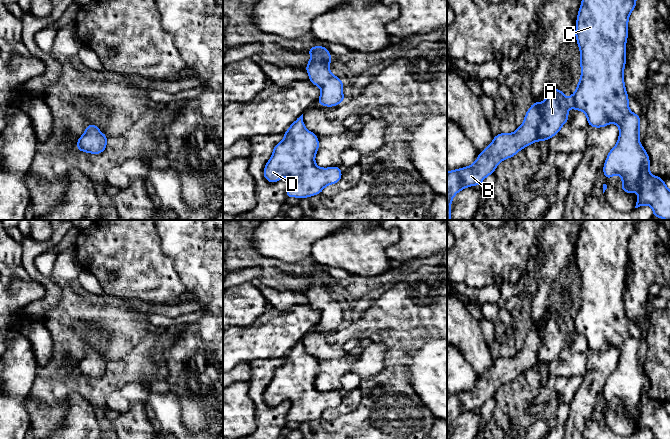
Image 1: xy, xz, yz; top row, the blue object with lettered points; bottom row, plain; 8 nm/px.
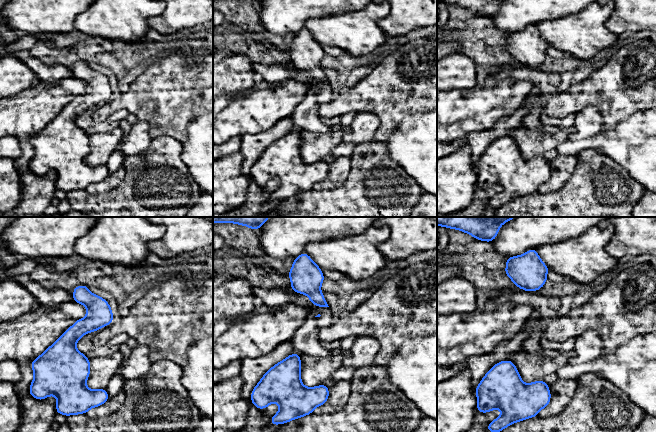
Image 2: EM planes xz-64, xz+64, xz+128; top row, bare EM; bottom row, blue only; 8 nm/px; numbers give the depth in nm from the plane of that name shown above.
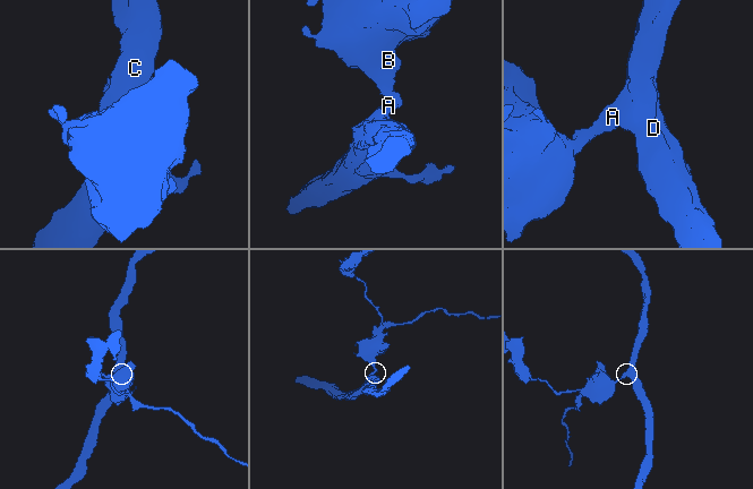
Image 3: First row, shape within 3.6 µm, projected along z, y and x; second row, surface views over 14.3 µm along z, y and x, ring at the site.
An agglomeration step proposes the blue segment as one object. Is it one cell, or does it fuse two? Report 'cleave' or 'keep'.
keep

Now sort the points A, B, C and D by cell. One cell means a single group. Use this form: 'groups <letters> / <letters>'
groups A B C D

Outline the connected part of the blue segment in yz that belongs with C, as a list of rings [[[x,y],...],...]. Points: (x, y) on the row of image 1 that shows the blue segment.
[[[582,0],[577,14],[575,37],[580,49],[581,77],[579,78],[576,91],[570,94],[568,100],[562,89],[551,89],[545,100],[540,103],[534,101],[528,108],[523,123],[514,133],[499,133],[493,137],[493,141],[478,154],[476,161],[467,167],[447,172],[447,220],[451,219],[451,202],[454,196],[461,190],[470,186],[479,186],[483,180],[495,173],[497,165],[505,159],[512,158],[520,150],[537,141],[546,141],[556,136],[563,125],[569,120],[570,108],[583,111],[586,114],[589,127],[602,128],[610,123],[619,127],[619,138],[616,145],[609,151],[603,165],[603,175],[610,180],[614,174],[618,174],[623,182],[621,190],[633,194],[638,191],[635,208],[649,205],[653,210],[653,217],[670,220],[670,190],[664,179],[654,176],[649,172],[650,158],[644,146],[640,145],[640,116],[629,109],[629,95],[624,82],[624,68],[626,65],[626,42],[628,39],[628,21],[631,12],[636,7],[637,0]]]

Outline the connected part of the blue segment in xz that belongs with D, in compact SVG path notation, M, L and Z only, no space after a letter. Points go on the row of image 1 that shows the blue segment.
M302 114L284 132L284 139L273 147L263 176L269 183L289 177L291 184L286 198L303 199L319 195L326 186L341 180L342 170L338 166L317 166L315 156L318 150L318 136L305 128Z

